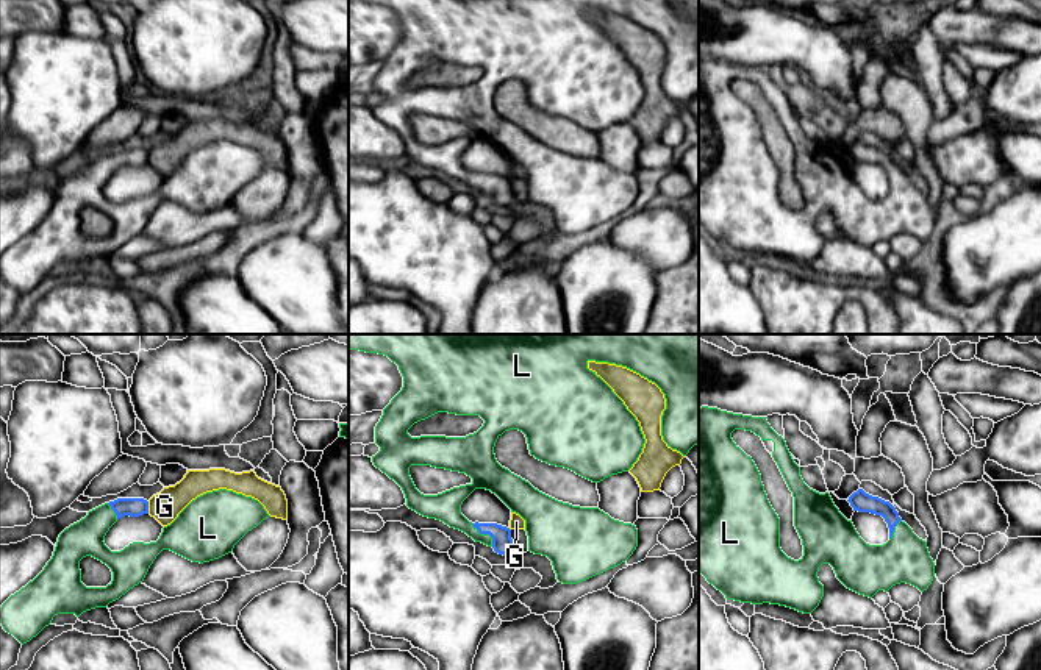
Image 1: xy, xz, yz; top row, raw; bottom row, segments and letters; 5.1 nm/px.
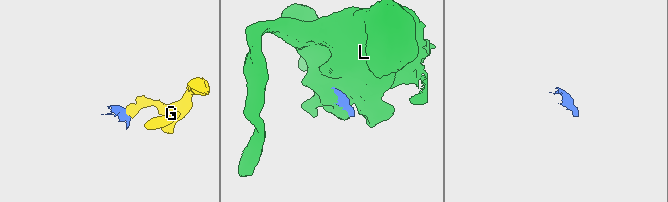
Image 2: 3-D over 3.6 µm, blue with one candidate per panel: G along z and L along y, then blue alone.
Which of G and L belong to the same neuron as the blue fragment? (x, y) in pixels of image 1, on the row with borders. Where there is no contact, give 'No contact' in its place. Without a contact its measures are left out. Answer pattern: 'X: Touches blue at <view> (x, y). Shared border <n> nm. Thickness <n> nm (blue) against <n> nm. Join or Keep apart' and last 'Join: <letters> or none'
G: Touches blue at xy (147, 508). Shared border 60 nm. Thickness 100 nm (blue) against 160 nm. Keep apart
L: Touches blue at xz (485, 533). Shared border 170 nm. Thickness 110 nm (blue) against 150 nm. Join
Join: L

